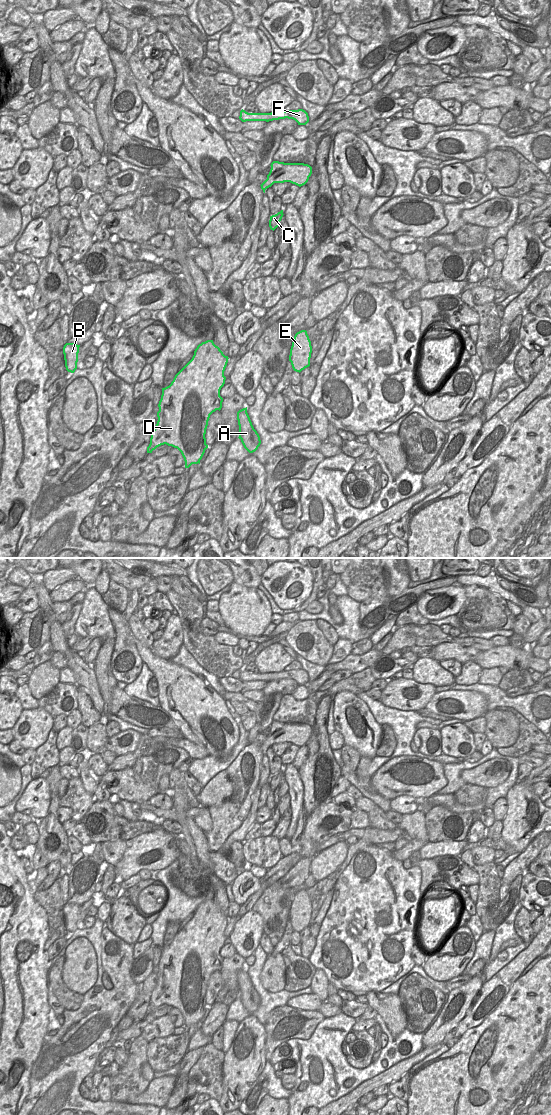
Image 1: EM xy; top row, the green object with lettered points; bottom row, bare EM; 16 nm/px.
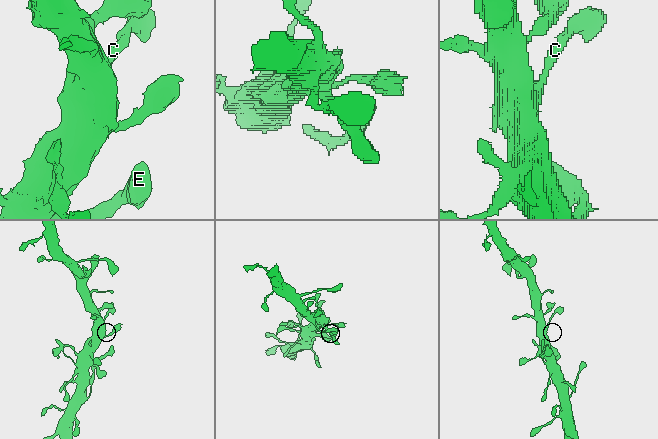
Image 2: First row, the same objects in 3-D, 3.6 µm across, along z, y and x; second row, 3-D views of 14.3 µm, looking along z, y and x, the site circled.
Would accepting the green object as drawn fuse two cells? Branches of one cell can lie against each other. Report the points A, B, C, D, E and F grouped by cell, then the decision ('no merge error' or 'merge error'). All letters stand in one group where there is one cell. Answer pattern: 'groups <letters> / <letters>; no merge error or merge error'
groups A B C D E F; no merge error

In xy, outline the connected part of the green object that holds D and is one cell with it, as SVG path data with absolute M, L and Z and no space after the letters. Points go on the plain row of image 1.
M207 900L197 906L192 919L175 935L169 946L162 948L158 981L151 993L147 1013L152 1013L157 1007L166 1004L181 1012L185 1028L200 1024L208 1008L205 994L210 975L222 968L223 958L220 956L220 950L225 944L224 931L228 919L213 900Z

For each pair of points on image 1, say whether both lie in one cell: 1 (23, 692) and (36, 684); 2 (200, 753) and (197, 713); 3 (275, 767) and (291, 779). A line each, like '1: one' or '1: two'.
1: two
2: two
3: two

